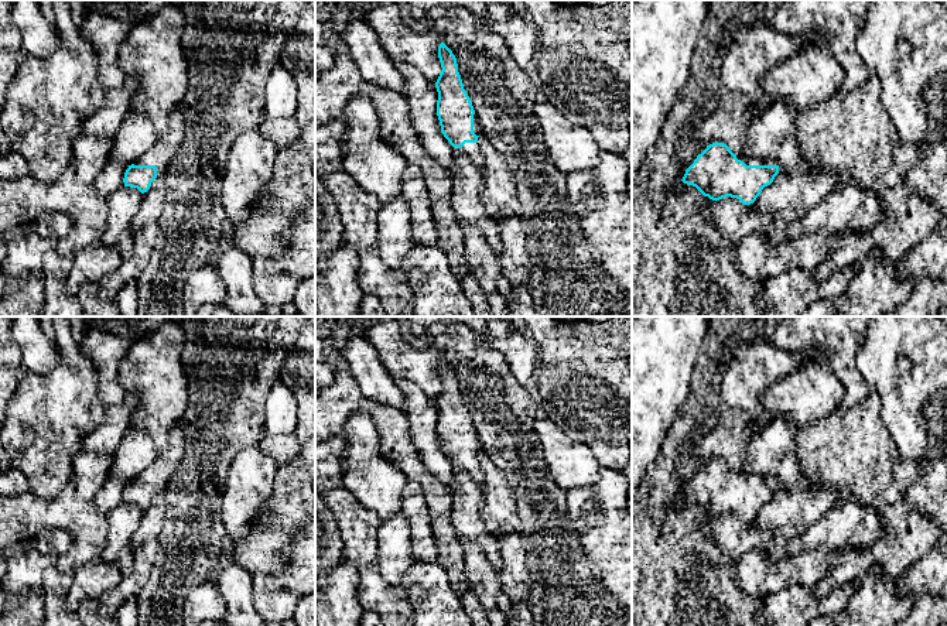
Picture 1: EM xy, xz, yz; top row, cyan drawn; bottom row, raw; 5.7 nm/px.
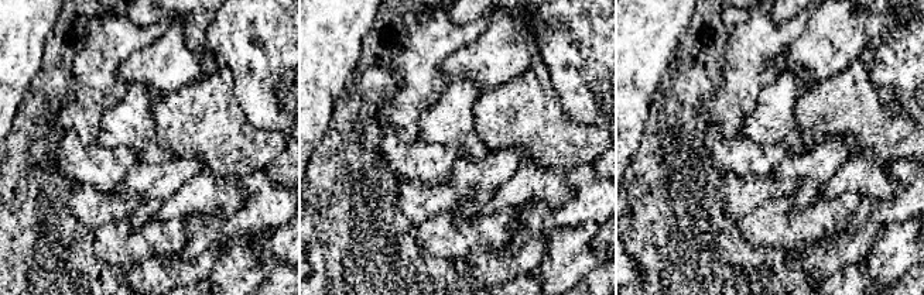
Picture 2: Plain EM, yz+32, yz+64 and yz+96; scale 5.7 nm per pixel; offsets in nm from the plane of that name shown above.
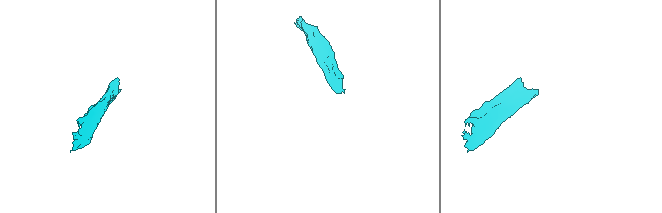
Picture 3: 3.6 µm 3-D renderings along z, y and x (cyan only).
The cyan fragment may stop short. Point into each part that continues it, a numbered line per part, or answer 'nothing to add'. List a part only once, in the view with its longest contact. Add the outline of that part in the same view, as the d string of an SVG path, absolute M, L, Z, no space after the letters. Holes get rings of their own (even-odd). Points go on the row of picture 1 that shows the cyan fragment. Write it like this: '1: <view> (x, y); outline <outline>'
1: yz (748, 160); outline M736 154L736 158L743 161L746 165L777 165L775 160L765 160L758 157L745 157L742 154Z

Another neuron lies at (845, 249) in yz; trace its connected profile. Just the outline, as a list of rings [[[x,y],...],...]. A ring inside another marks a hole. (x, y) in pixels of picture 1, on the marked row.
[[[900,182],[883,195],[882,203],[885,213],[872,228],[830,235],[828,256],[814,271],[818,281],[871,256],[878,263],[899,260],[926,237],[940,219],[936,205]]]

